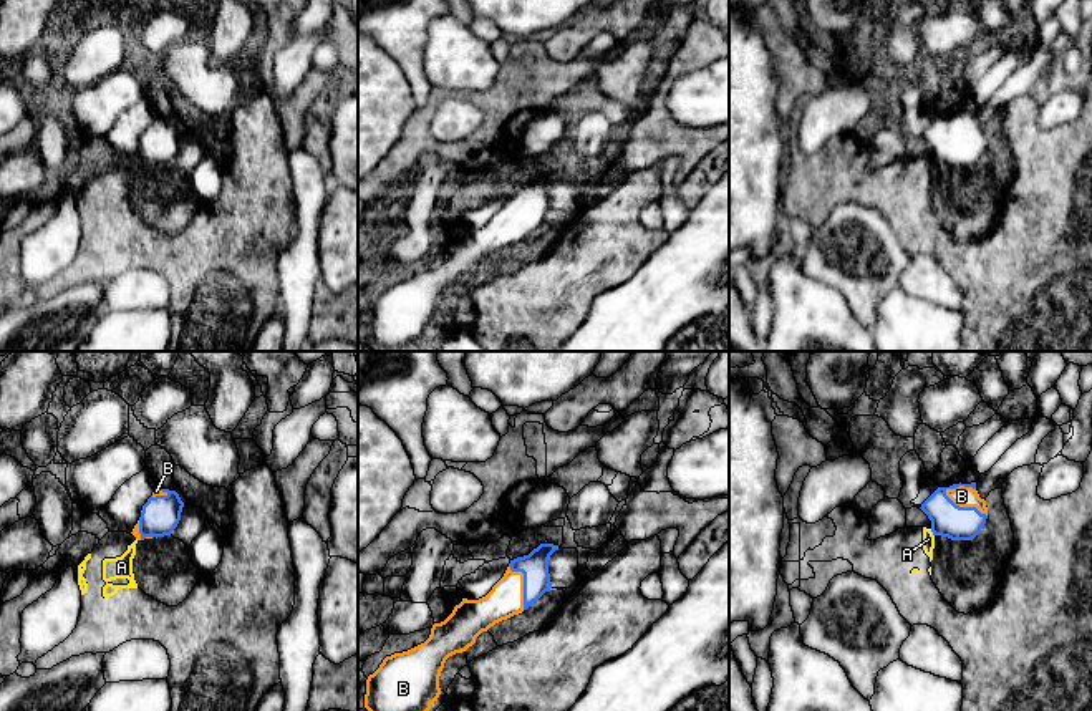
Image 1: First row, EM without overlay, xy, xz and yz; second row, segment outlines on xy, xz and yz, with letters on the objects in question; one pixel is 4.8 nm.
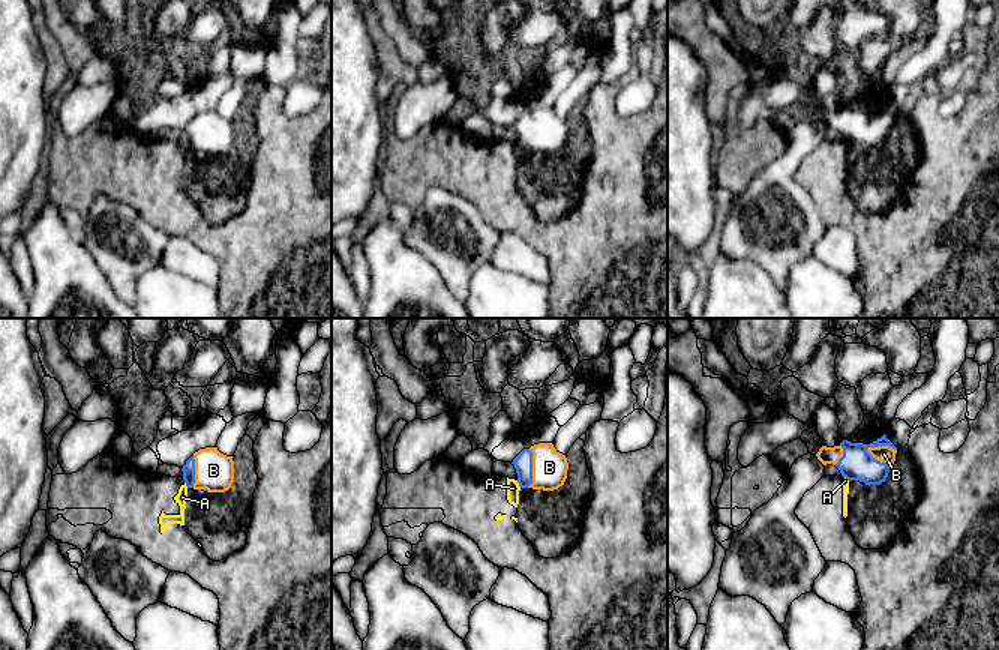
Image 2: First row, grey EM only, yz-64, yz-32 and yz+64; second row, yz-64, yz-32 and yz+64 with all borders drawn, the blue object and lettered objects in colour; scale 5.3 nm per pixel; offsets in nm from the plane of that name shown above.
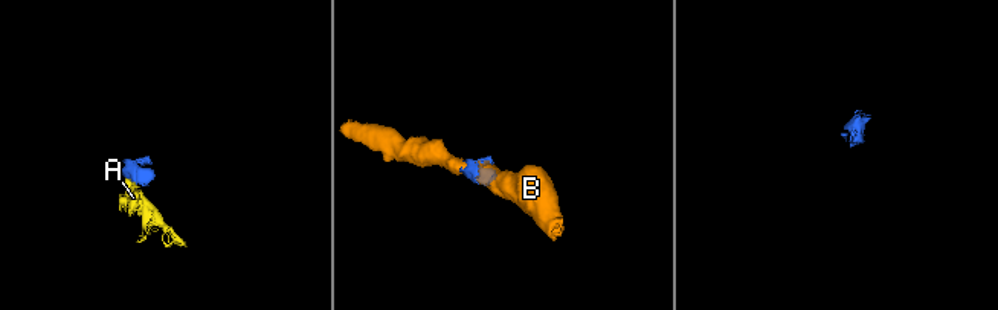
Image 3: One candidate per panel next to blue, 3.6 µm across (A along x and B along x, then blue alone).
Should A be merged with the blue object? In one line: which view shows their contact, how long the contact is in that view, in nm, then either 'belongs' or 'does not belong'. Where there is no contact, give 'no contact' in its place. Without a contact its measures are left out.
meets blue in yz; contact 40 nm long; does not belong

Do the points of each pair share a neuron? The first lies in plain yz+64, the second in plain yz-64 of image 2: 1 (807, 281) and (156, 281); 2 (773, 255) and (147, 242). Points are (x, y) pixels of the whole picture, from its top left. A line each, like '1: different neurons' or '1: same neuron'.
1: same neuron
2: same neuron

